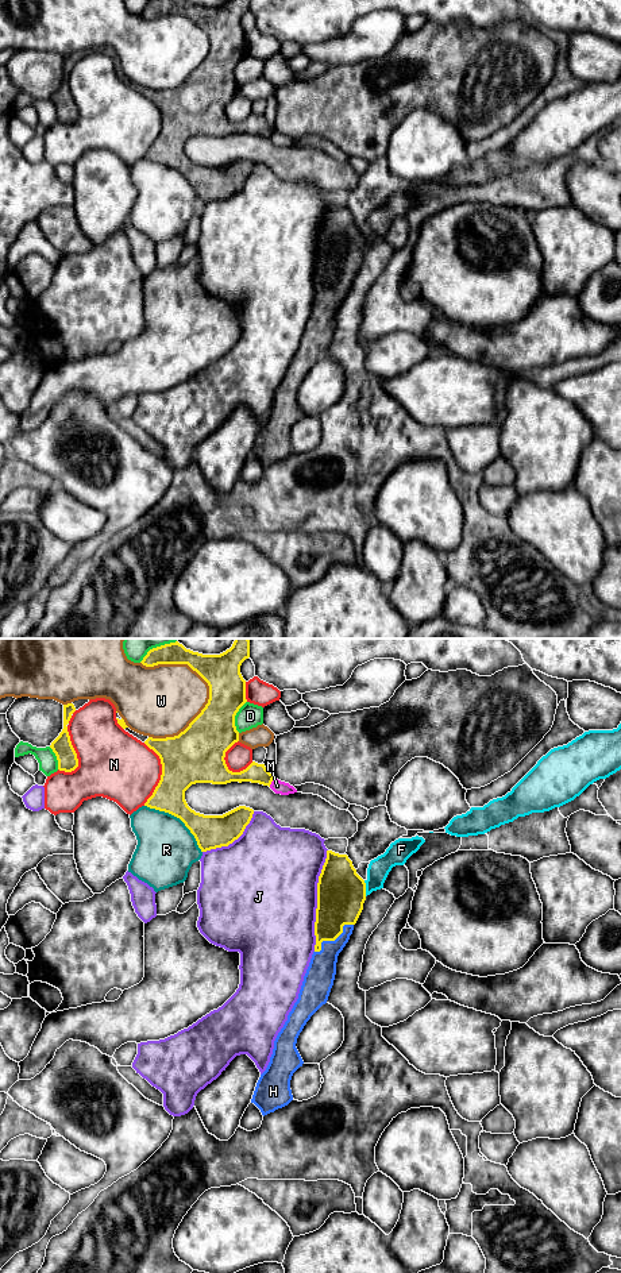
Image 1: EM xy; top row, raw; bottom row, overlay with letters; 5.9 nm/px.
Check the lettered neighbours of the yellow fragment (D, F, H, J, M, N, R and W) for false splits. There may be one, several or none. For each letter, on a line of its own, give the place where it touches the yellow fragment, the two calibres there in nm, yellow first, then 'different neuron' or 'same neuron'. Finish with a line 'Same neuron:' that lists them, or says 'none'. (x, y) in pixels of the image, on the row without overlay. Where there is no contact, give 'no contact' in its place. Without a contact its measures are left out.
D: meets yellow in xy at (234, 69); 280 nm thick on the yellow side, 150 nm on the other; different neuron
F: meets yellow in xy at (365, 240); 280 nm thick on the yellow side, 130 nm on the other; different neuron
H: meets yellow in xy at (332, 292); 280 nm thick on the yellow side, 180 nm on the other; same neuron
J: meets yellow in xy at (317, 253); 280 nm thick on the yellow side, 500 nm on the other; different neuron
M: meets yellow in xy at (272, 132); 120 nm thick on the yellow side, 80 nm on the other; different neuron
N: meets yellow in xy at (162, 126); 320 nm thick on the yellow side, 400 nm on the other; different neuron
R: meets yellow in xy at (178, 169); 200 nm thick on the yellow side, 360 nm on the other; different neuron
W: meets yellow in xy at (200, 27); 220 nm thick on the yellow side, 420 nm on the other; different neuron
Same neuron: H

